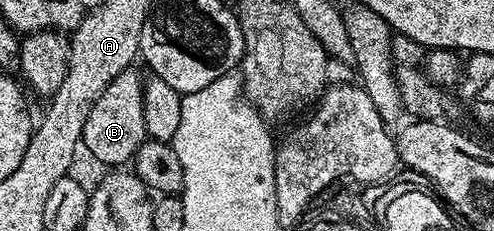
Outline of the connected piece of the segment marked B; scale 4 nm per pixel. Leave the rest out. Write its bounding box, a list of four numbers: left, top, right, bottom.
[82,69,149,169]

